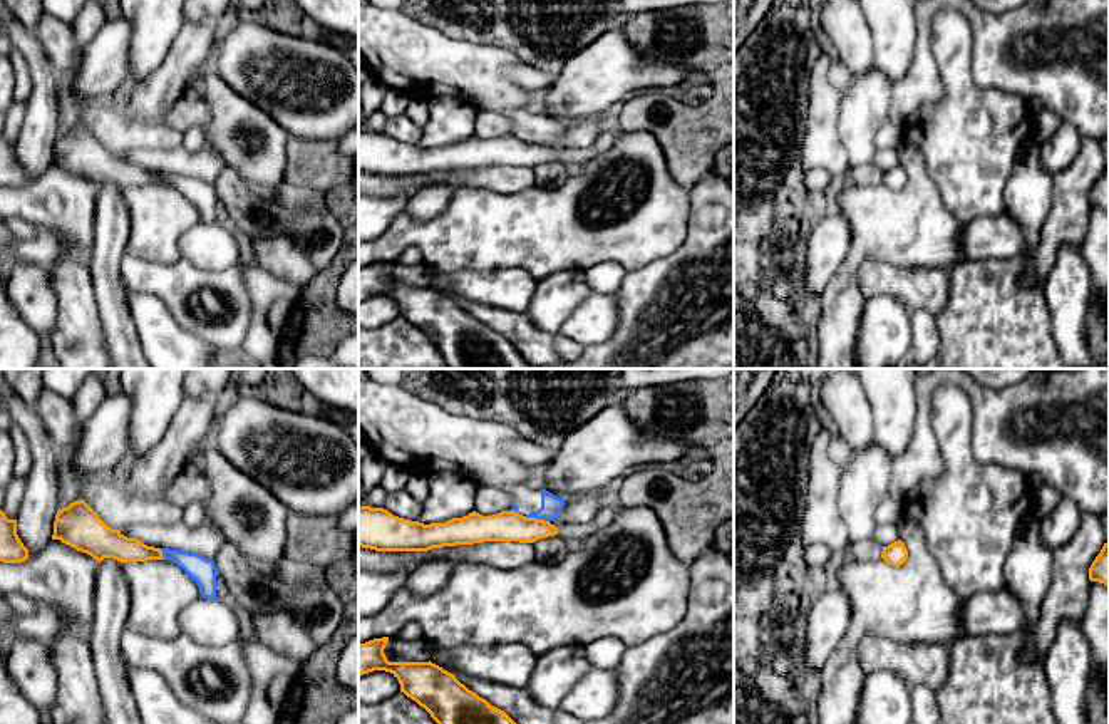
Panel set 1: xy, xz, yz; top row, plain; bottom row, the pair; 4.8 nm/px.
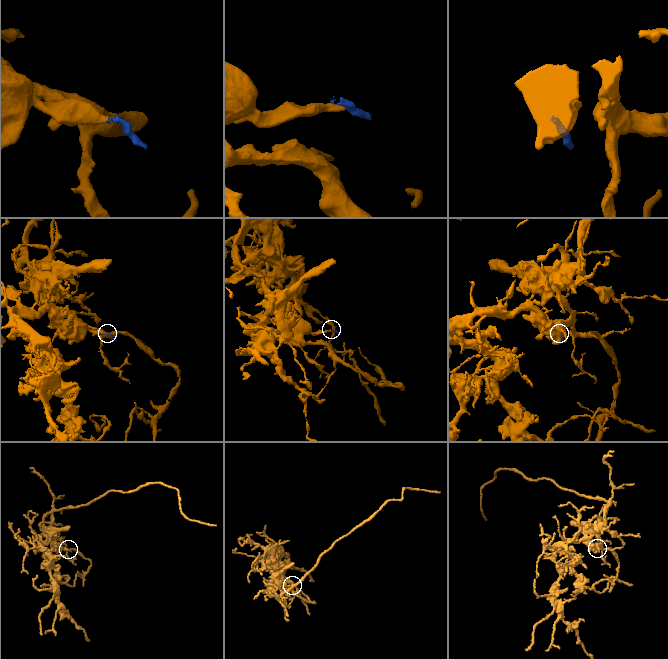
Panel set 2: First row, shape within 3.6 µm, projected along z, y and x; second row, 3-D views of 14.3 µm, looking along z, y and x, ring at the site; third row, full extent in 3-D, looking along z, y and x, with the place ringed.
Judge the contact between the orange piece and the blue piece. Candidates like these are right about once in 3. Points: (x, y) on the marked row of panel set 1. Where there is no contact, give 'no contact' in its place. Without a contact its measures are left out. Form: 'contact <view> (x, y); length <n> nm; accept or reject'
contact xz (535, 518); length 120 nm; reject

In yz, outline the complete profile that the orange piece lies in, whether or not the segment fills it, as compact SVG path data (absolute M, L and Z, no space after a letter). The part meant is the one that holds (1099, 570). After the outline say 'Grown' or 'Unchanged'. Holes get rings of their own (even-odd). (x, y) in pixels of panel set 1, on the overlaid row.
M1104 543L1101 553L1089 568L1089 580L1109 587L1109 543Z. Unchanged

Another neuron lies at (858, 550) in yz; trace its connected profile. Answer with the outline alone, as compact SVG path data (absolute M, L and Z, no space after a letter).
M854 543L851 546L849 558L854 558L854 560L878 560L878 558L881 558L881 553L883 553L883 546L878 545L878 543L874 543L874 545Z

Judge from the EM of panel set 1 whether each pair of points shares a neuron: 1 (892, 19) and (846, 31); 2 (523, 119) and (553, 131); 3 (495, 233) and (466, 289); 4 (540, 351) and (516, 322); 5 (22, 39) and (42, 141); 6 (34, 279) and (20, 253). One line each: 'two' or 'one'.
1: two
2: one
3: two
4: one
5: one
6: two

